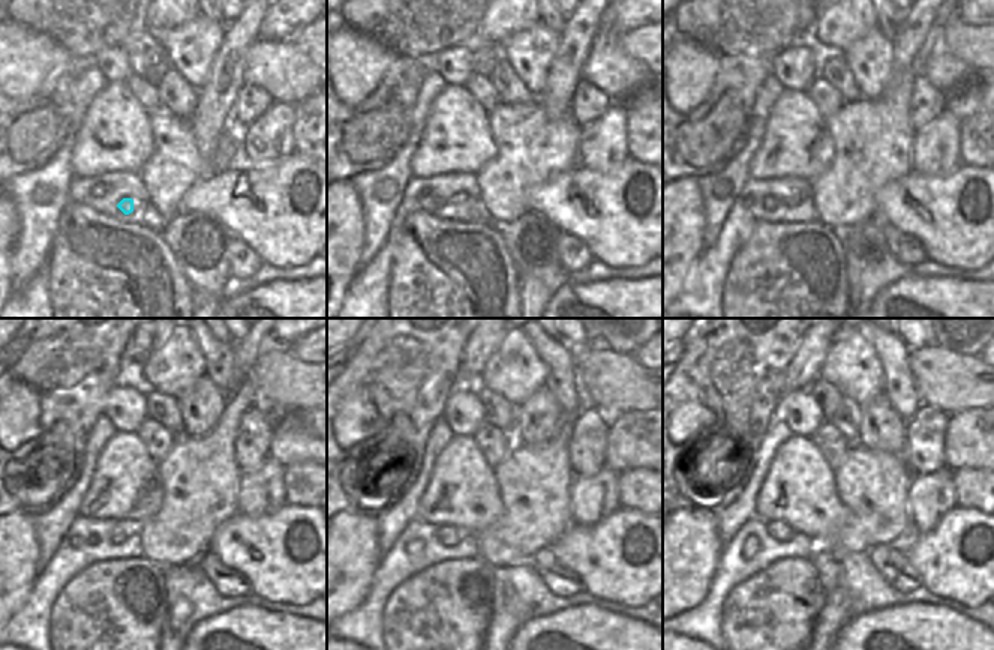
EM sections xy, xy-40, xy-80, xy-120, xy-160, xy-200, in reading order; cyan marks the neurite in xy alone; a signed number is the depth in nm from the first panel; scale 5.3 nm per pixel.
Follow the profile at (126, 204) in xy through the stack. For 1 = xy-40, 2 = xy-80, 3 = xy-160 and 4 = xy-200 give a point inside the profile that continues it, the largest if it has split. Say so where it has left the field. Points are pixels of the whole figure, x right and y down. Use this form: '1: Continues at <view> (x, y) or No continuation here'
1: Continues at xy-40 (456, 200)
2: Continues at xy-80 (792, 201)
3: Continues at xy-160 (447, 535)
4: Continues at xy-200 (781, 532)

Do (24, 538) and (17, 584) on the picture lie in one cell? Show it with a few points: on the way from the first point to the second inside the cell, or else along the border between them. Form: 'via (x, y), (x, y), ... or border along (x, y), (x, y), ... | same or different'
via (17, 550), (17, 572) | same

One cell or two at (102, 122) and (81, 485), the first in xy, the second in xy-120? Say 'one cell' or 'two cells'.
two cells

